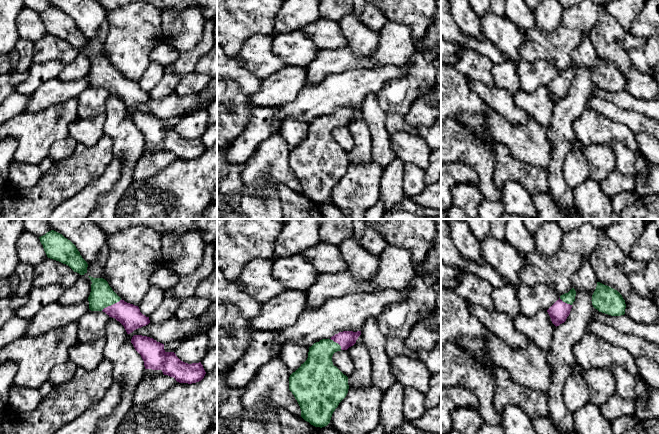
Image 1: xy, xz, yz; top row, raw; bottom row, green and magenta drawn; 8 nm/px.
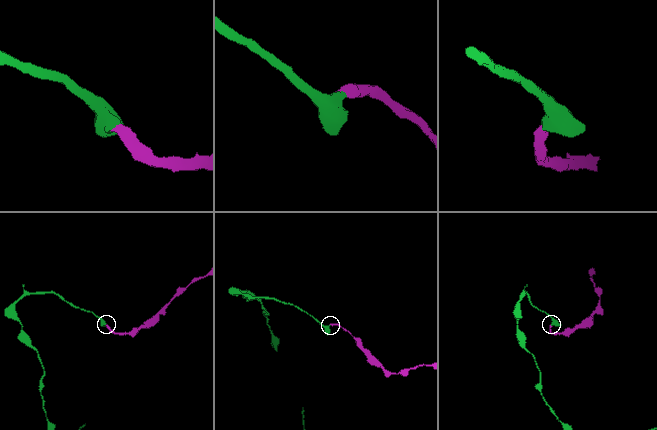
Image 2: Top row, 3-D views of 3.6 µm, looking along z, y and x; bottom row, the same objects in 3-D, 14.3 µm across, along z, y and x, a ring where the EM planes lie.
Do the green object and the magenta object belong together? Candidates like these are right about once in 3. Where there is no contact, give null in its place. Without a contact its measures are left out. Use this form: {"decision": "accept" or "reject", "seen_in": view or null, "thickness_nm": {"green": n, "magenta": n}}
{"decision": "accept", "seen_in": "xy", "thickness_nm": {"green": 190, "magenta": 190}}

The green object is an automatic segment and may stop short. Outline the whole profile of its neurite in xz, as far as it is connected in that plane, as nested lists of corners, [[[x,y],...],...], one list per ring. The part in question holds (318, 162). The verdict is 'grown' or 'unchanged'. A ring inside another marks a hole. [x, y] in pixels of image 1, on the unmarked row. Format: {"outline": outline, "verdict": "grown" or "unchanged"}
{"outline": [[[343,107],[309,123],[308,134],[289,153],[289,166],[297,176],[301,193],[315,203],[325,203],[349,165],[348,153],[333,141],[335,128],[356,119],[361,107]]], "verdict": "grown"}

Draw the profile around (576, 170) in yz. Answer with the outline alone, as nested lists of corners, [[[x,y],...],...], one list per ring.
[[[571,149],[565,157],[563,177],[567,185],[574,190],[590,176],[585,154]]]

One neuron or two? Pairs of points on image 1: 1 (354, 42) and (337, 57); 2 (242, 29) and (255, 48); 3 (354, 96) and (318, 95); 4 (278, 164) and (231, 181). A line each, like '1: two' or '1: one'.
1: two
2: two
3: one
4: two

